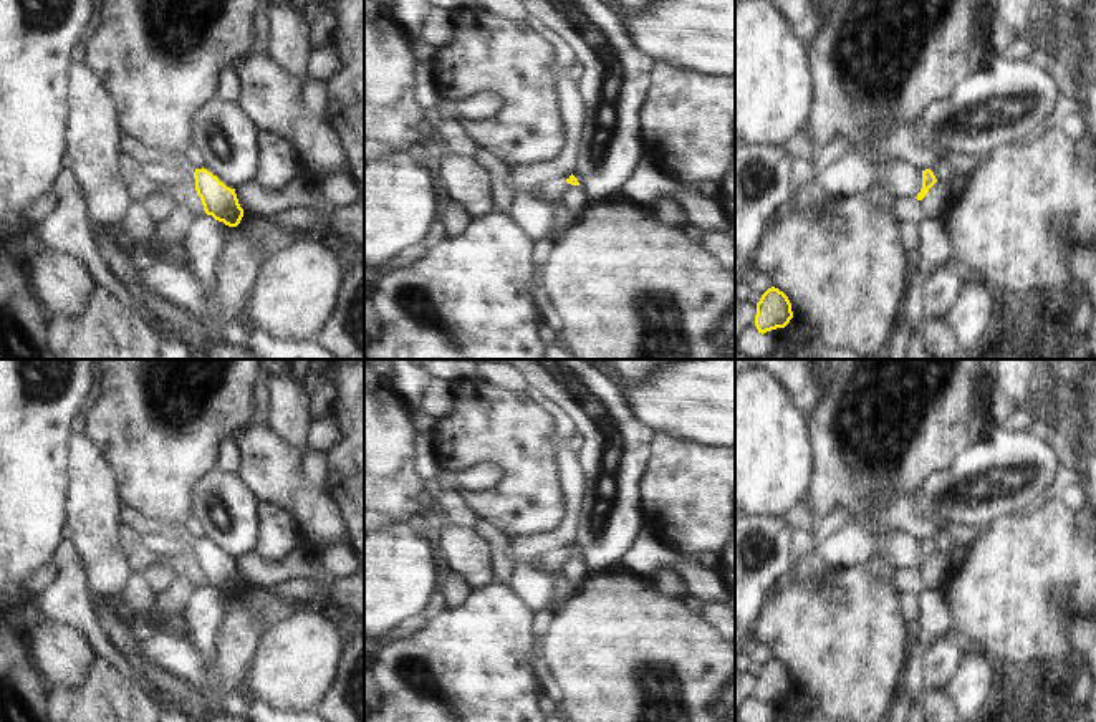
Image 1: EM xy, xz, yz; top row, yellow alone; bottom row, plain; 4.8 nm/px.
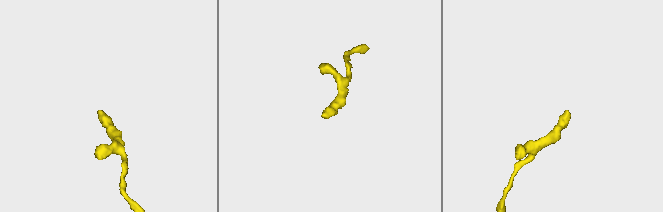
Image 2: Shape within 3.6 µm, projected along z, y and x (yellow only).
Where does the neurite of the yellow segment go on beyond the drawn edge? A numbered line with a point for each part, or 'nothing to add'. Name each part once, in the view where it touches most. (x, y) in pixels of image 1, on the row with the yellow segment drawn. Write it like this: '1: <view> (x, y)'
nothing to add.

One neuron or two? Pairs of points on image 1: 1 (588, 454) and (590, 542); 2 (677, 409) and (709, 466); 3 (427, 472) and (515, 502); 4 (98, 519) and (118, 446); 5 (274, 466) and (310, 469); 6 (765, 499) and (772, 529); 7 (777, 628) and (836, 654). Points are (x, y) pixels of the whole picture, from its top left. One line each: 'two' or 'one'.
1: one
2: two
3: two
4: two
5: two
6: two
7: one

